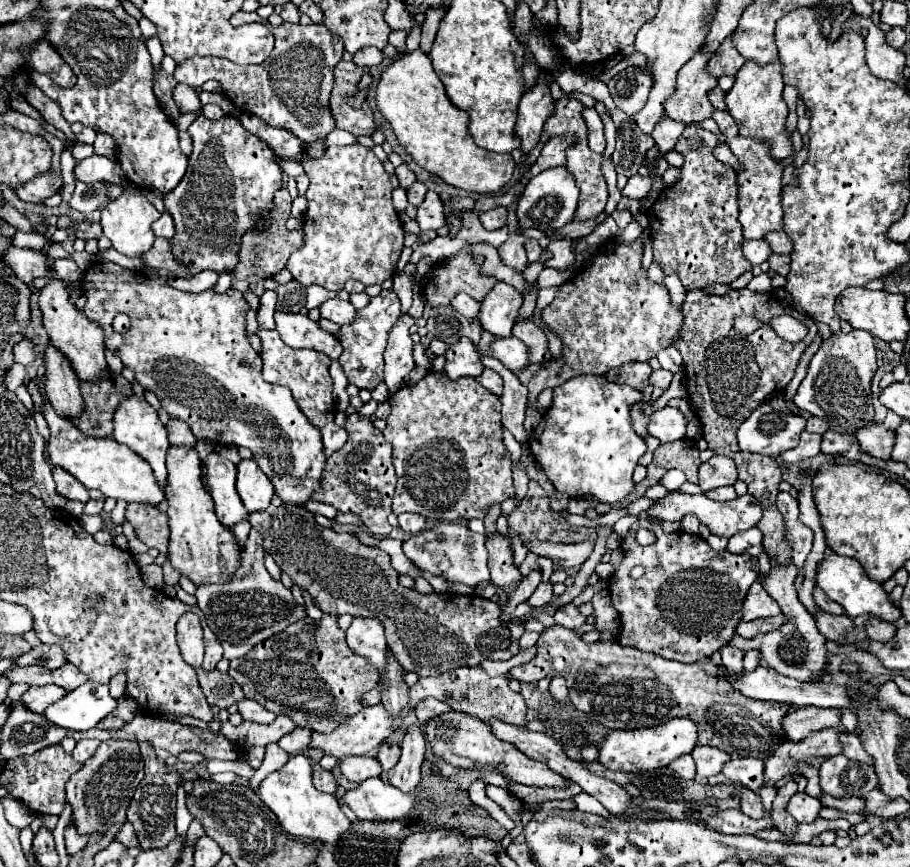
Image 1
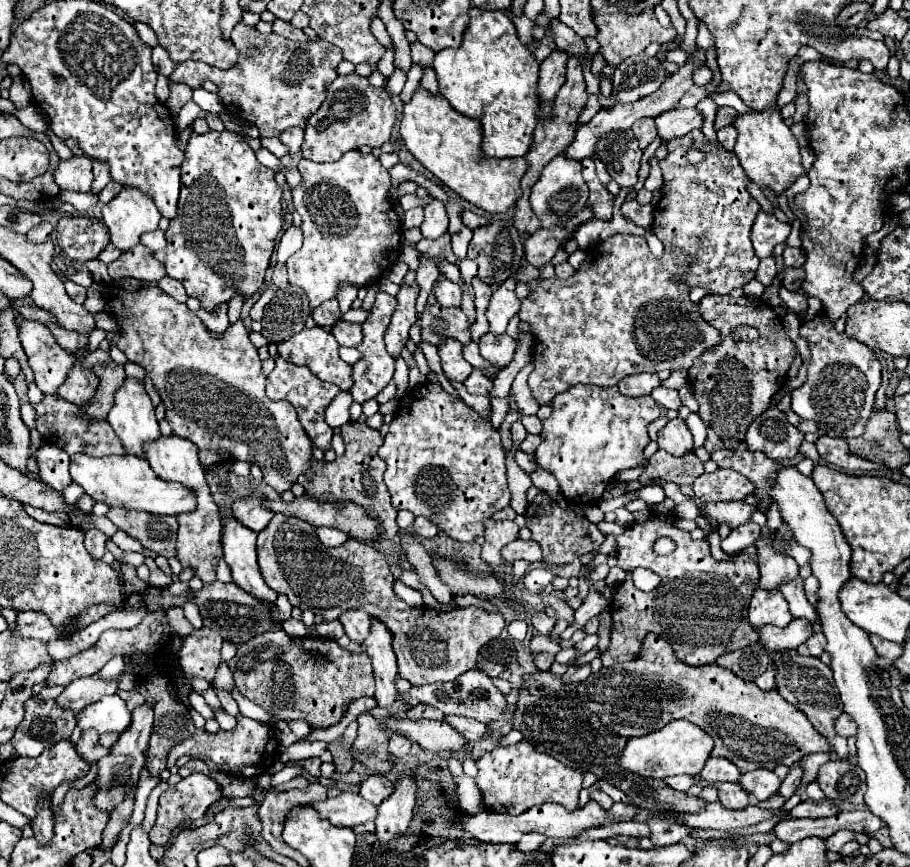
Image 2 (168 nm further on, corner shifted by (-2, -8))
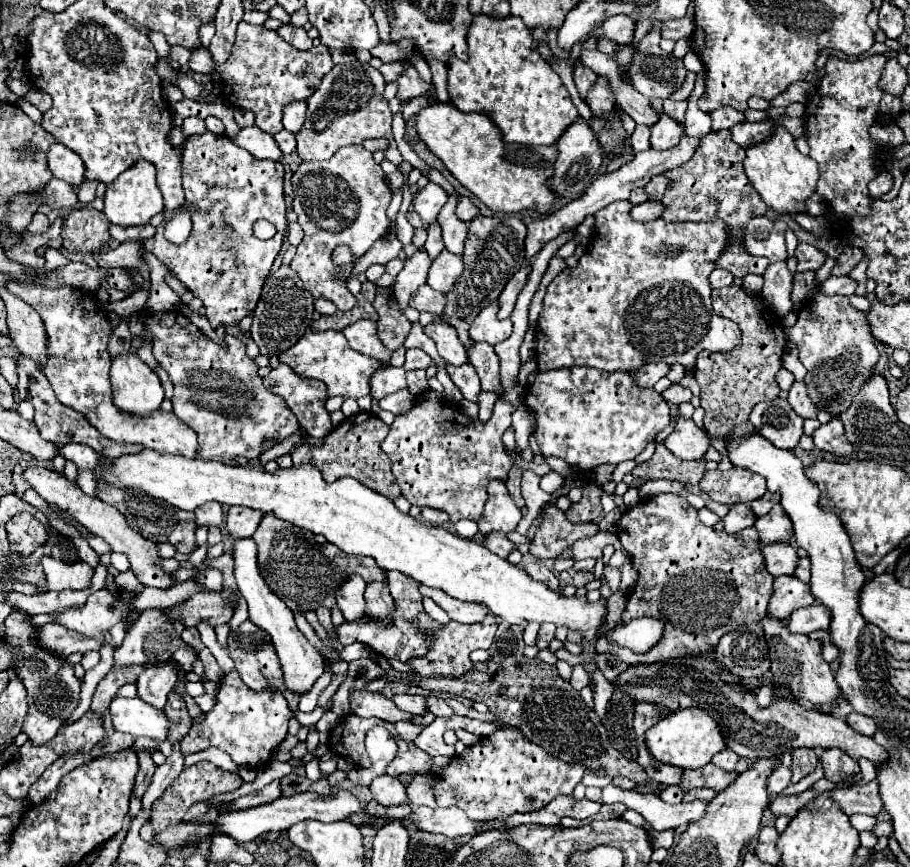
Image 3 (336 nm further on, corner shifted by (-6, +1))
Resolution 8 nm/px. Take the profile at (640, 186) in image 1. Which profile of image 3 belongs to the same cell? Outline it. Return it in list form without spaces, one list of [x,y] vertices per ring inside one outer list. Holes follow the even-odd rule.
[[[659,175],[659,177],[653,177],[649,183],[647,183],[647,187],[645,187],[645,191],[647,191],[647,195],[649,195],[649,199],[663,199],[663,195],[665,195],[665,191],[669,189],[669,179],[665,177],[665,175]]]

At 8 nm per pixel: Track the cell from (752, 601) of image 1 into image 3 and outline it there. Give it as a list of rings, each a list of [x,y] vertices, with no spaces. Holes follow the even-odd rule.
[[[777,577],[775,579],[775,593],[769,599],[767,613],[775,619],[787,619],[795,609],[807,607],[815,603],[815,597],[807,583],[799,581],[797,577]]]

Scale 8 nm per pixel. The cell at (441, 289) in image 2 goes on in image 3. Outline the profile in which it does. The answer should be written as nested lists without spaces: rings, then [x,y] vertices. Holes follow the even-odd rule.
[[[443,249],[437,259],[433,259],[433,265],[429,269],[429,279],[427,285],[431,285],[439,293],[449,293],[455,287],[457,277],[463,271],[463,261],[461,255],[449,253]]]

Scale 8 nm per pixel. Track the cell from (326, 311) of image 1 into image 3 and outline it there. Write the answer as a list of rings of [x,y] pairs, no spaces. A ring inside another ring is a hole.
[[[361,319],[353,325],[349,325],[347,329],[343,329],[343,335],[347,337],[351,349],[355,349],[357,353],[375,357],[377,361],[381,361],[381,365],[389,365],[391,351],[381,343],[381,339],[377,335],[377,325],[373,321]]]

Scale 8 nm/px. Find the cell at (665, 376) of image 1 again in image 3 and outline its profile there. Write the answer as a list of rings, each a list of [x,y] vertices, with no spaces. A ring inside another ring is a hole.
[[[671,385],[667,391],[663,391],[663,399],[667,403],[673,403],[673,405],[679,405],[683,401],[689,401],[691,399],[691,391],[683,385]]]

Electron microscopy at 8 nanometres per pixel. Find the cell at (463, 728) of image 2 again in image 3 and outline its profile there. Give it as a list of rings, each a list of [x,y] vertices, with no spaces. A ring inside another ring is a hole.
[[[435,695],[427,697],[427,711],[435,713],[435,717],[451,717],[453,715],[453,711],[445,703],[445,699],[443,697],[435,697]]]

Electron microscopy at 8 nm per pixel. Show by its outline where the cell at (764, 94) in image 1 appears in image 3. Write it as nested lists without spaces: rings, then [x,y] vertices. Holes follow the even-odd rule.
[[[777,127],[769,141],[753,145],[753,147],[747,149],[745,173],[751,181],[751,185],[761,195],[761,199],[767,203],[767,207],[773,209],[777,215],[807,213],[805,203],[815,193],[815,185],[817,185],[817,179],[819,179],[817,163],[811,157],[801,155],[797,151],[795,141],[785,127]],[[801,197],[805,197],[805,201],[799,201]]]

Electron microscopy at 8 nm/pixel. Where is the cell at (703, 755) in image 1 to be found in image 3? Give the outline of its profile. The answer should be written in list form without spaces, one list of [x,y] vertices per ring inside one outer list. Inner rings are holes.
[[[725,749],[725,751],[721,751],[721,753],[717,753],[717,755],[713,757],[713,763],[715,763],[717,767],[725,769],[725,771],[735,771],[737,759],[739,759],[737,753],[733,753],[731,749]]]

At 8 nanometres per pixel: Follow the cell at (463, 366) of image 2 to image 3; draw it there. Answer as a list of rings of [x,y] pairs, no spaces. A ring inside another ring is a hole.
[[[433,321],[427,327],[423,327],[423,333],[435,341],[439,355],[451,363],[451,365],[465,365],[467,363],[467,351],[459,337],[455,335],[455,329],[447,325],[445,321]]]

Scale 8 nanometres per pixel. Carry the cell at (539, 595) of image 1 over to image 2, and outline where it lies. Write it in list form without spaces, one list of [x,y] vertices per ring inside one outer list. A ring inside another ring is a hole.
[[[541,610],[541,612],[535,612],[533,614],[533,618],[531,618],[531,624],[539,630],[539,634],[549,634],[551,632],[551,628],[555,626],[555,620],[553,618],[549,618],[547,614],[545,614],[545,610]]]

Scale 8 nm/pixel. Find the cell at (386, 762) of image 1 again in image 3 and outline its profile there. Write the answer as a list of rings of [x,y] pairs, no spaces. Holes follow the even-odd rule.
[[[399,721],[395,727],[397,727],[399,737],[405,741],[413,741],[423,731],[423,725],[415,725],[413,721]]]

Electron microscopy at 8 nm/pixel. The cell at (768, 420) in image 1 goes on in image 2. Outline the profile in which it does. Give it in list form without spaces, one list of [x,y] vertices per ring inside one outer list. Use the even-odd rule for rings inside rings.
[[[779,408],[765,410],[747,430],[749,452],[763,452],[771,460],[791,460],[797,456],[805,434],[787,422]]]

